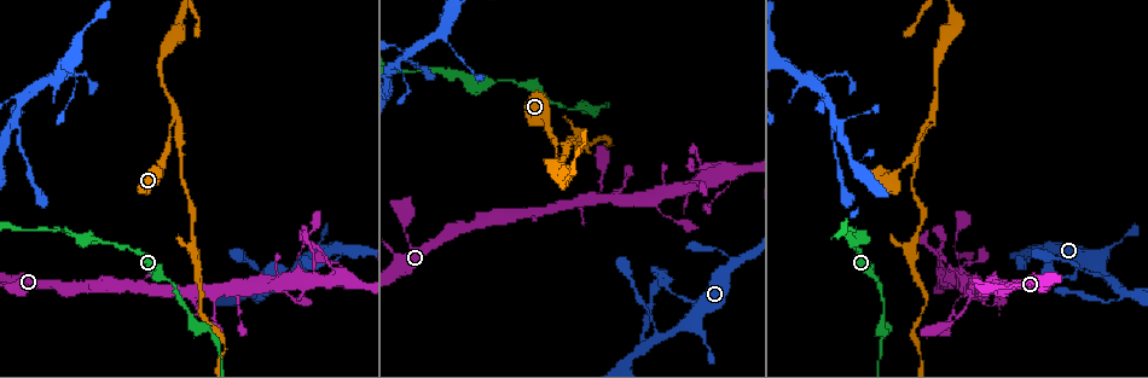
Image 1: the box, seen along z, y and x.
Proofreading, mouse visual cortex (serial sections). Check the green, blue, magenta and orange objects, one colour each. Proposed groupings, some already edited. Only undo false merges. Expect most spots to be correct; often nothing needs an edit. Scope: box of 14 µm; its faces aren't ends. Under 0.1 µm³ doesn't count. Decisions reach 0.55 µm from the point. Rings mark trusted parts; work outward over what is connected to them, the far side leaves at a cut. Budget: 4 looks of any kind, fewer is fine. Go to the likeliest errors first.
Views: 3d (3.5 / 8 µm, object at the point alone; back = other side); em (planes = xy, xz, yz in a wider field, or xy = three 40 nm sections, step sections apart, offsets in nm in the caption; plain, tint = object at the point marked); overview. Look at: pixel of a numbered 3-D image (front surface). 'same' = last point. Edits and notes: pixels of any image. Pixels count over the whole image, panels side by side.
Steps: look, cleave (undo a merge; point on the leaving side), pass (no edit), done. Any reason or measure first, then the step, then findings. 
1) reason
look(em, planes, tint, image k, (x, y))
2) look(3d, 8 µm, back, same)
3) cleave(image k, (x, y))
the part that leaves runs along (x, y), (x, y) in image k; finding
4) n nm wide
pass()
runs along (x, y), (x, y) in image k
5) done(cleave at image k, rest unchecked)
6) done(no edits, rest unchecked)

calibre changes
look(3d, 3.5 µm, image 1, (488, 78))

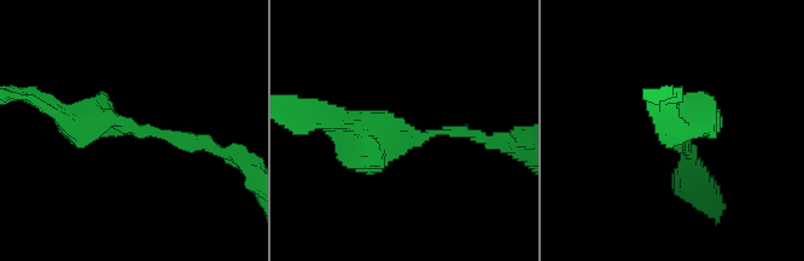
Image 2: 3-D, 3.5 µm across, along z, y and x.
look(em, xy, step 3, tint, image 2, (398, 126))

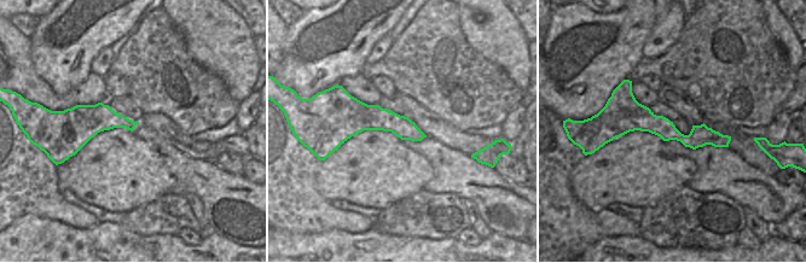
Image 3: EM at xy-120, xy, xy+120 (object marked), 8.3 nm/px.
pass()
runs along (204, 140), (56, 111) in image 2; continuous, no second cell

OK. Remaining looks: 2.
abrupt turn
look(3d, 8 µm, image 1, (175, 118))

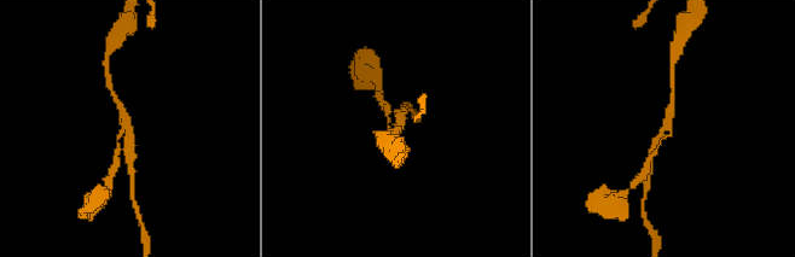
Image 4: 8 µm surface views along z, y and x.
look(em, xy, step 3, tint, image 4, (126, 128))

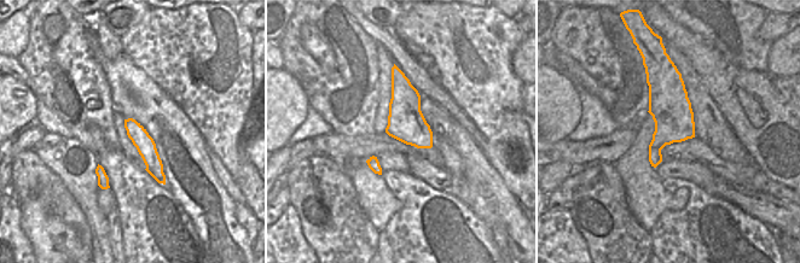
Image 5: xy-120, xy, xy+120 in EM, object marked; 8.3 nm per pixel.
arms of 100, 200, 200 nm
pass()
runs along (655, 152), (672, 132), (673, 94) in image 4; all the same cell

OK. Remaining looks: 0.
done(no edits, rest unchecked)

